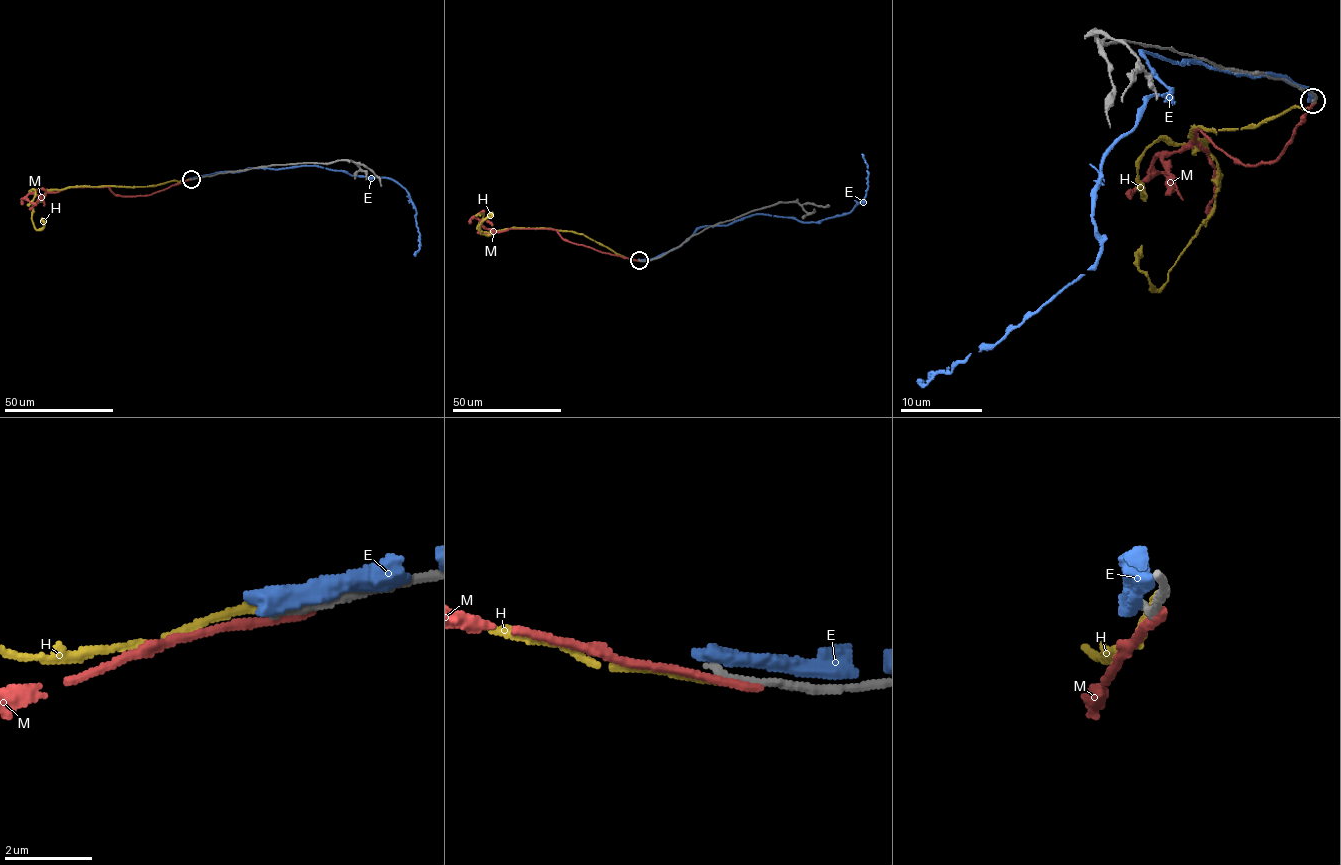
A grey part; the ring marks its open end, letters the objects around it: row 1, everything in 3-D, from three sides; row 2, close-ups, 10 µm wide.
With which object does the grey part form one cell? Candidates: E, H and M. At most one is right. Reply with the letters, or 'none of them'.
none of them

